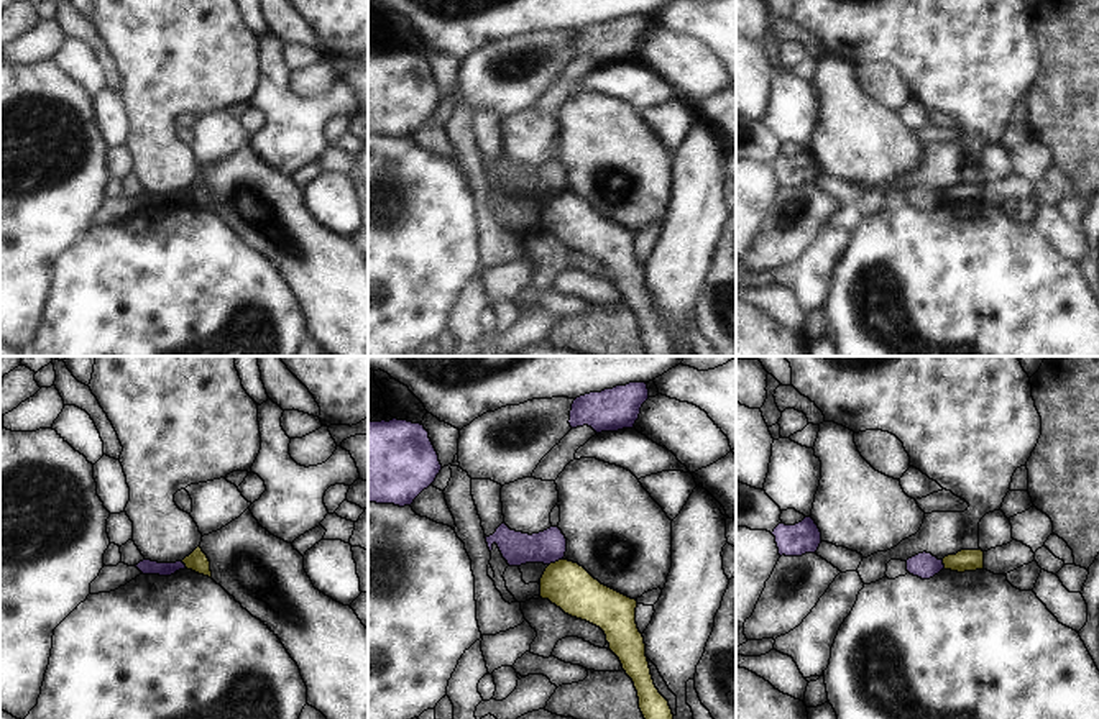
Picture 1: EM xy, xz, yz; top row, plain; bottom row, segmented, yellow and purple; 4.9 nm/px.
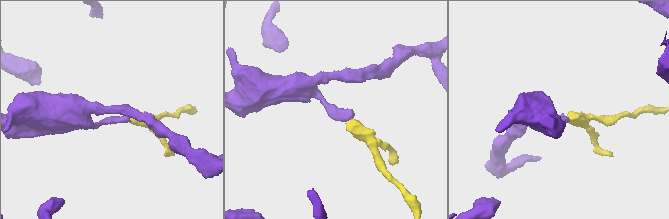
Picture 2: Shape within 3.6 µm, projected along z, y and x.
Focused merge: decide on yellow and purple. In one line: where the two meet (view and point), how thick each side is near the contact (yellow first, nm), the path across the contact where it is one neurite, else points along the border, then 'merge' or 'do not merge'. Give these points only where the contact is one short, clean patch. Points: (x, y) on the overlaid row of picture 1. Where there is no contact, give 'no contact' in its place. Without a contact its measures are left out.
xz (556, 562) | 240/160 nm | along xz (562, 558), (549, 565) | do not merge

